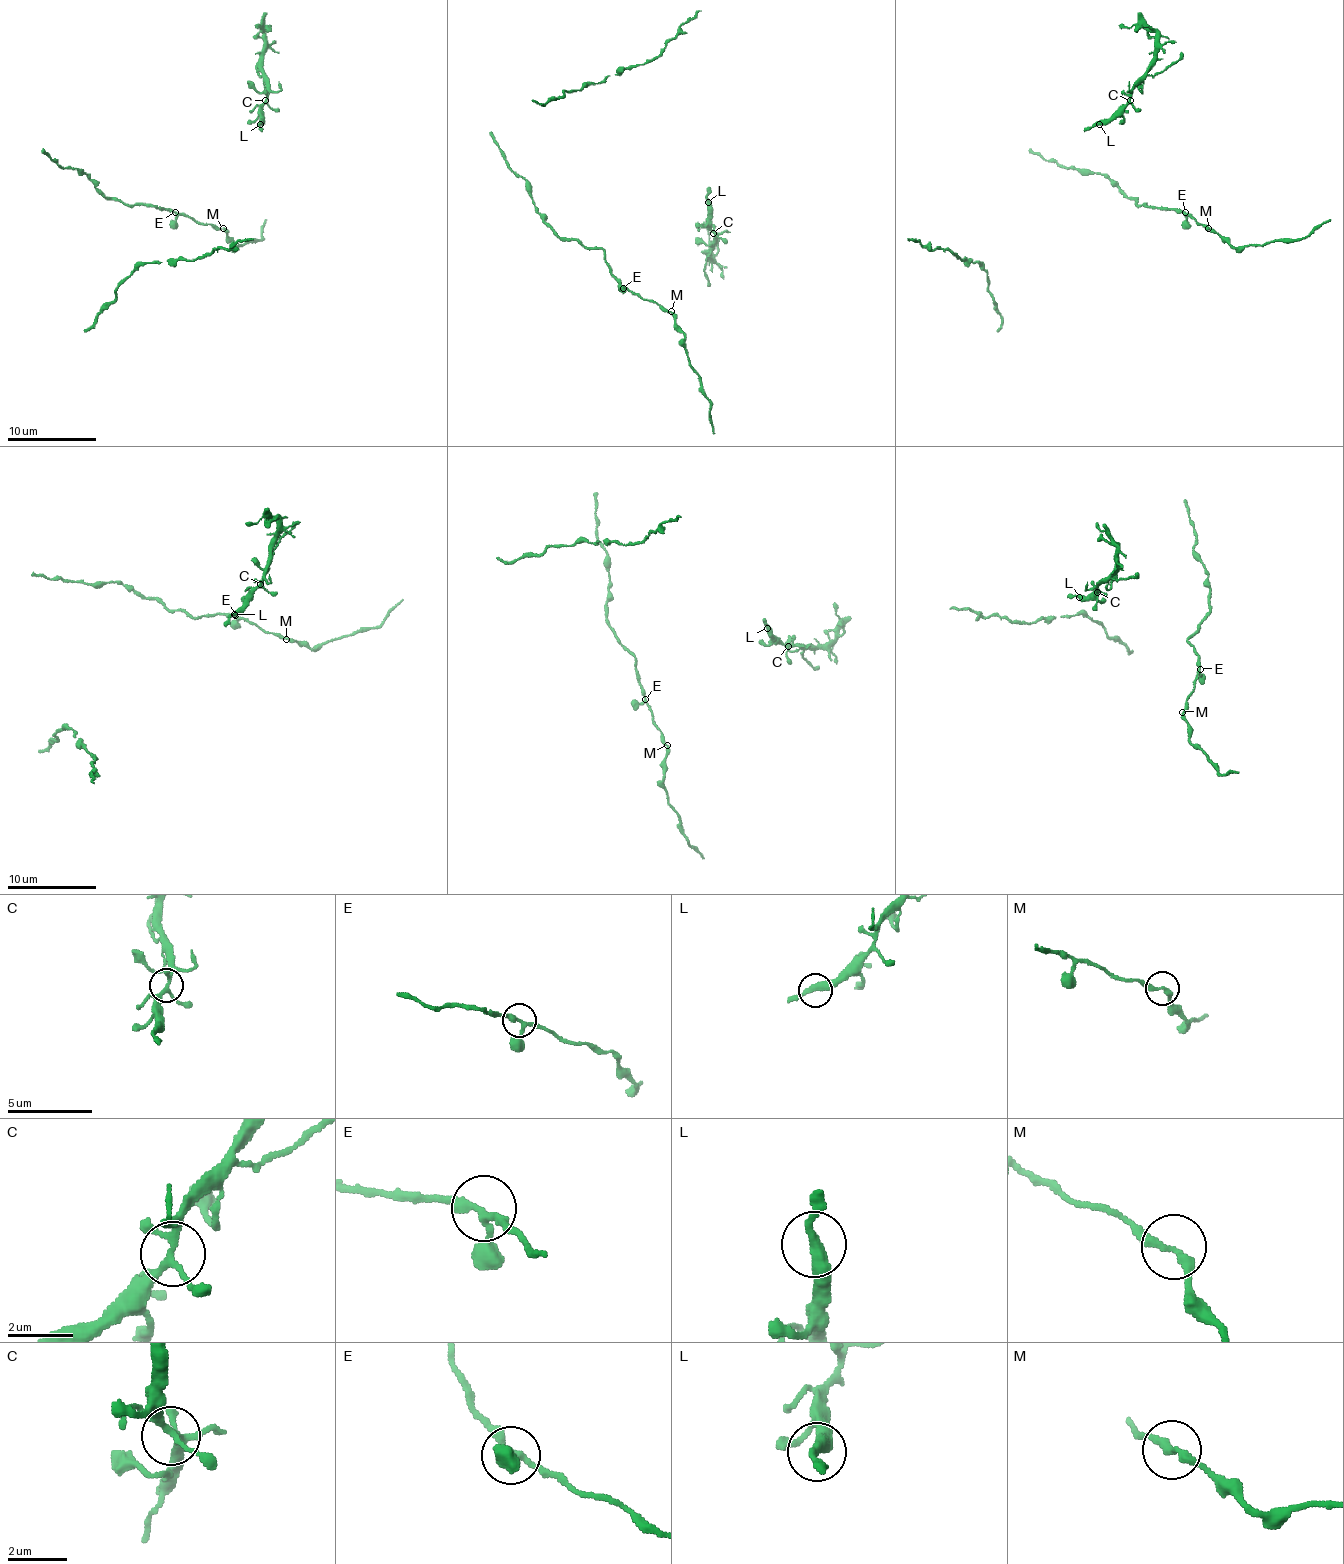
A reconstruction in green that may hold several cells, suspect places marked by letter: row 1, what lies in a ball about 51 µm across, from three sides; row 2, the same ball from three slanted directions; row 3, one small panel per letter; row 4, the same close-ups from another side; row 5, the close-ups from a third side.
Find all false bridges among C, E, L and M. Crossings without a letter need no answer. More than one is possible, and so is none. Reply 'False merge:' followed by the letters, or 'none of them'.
False merge: none of them

